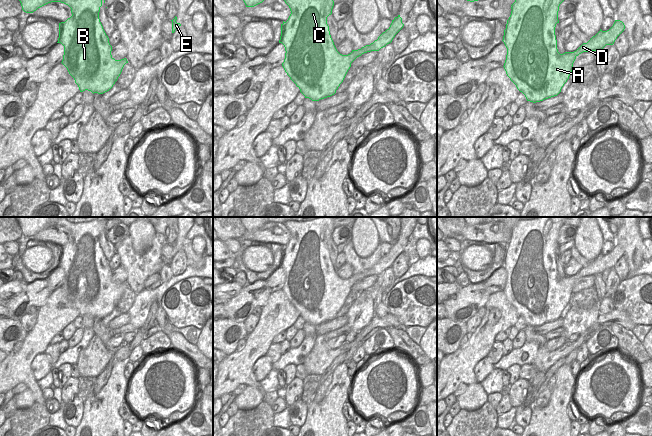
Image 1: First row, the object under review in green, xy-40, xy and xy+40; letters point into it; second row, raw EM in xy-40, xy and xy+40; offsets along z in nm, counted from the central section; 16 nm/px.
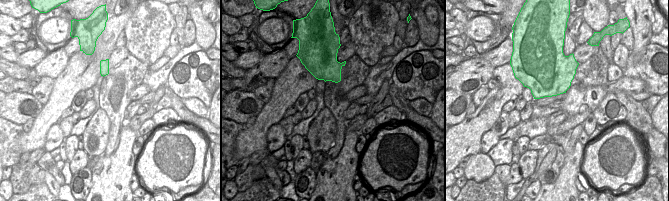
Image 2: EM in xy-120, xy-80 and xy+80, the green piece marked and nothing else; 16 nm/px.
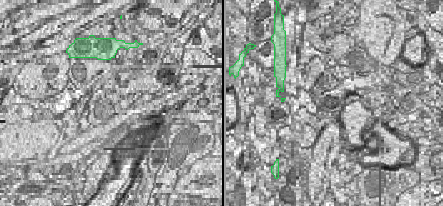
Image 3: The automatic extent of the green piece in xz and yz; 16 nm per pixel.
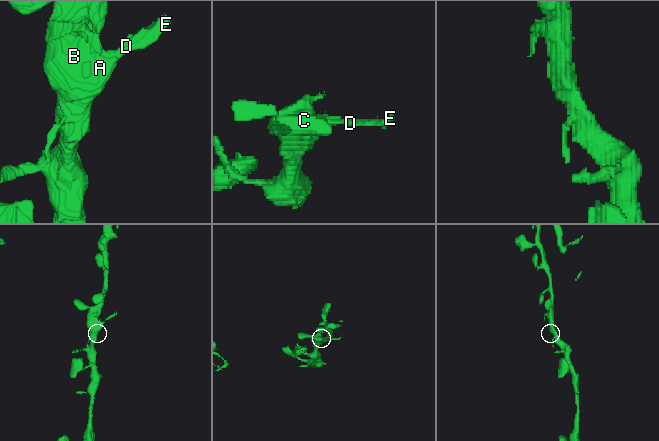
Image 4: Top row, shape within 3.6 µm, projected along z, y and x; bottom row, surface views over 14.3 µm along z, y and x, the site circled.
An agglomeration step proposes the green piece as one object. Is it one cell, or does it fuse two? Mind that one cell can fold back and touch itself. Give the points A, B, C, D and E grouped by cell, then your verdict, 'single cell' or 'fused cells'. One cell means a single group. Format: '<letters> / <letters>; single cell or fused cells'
A B C D E; single cell

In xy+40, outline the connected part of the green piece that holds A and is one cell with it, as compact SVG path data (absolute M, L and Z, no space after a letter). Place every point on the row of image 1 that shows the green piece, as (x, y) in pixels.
M515 0L511 5L511 15L504 30L503 42L507 48L504 69L510 80L522 92L527 101L536 103L557 96L569 79L576 57L583 52L602 50L606 45L613 45L624 31L625 25L615 20L607 31L600 31L587 43L583 43L574 52L560 54L555 35L559 23L559 6L564 0Z

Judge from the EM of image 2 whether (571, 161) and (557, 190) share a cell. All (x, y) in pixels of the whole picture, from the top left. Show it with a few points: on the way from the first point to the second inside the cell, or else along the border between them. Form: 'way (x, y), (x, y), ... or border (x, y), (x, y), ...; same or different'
way (570, 168), (564, 183); same

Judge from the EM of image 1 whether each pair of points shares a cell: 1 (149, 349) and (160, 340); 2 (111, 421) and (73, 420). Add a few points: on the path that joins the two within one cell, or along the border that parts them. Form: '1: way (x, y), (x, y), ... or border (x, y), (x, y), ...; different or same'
1: way (152, 346), (157, 342); same
2: border (84, 401), (83, 416), (78, 425); different

